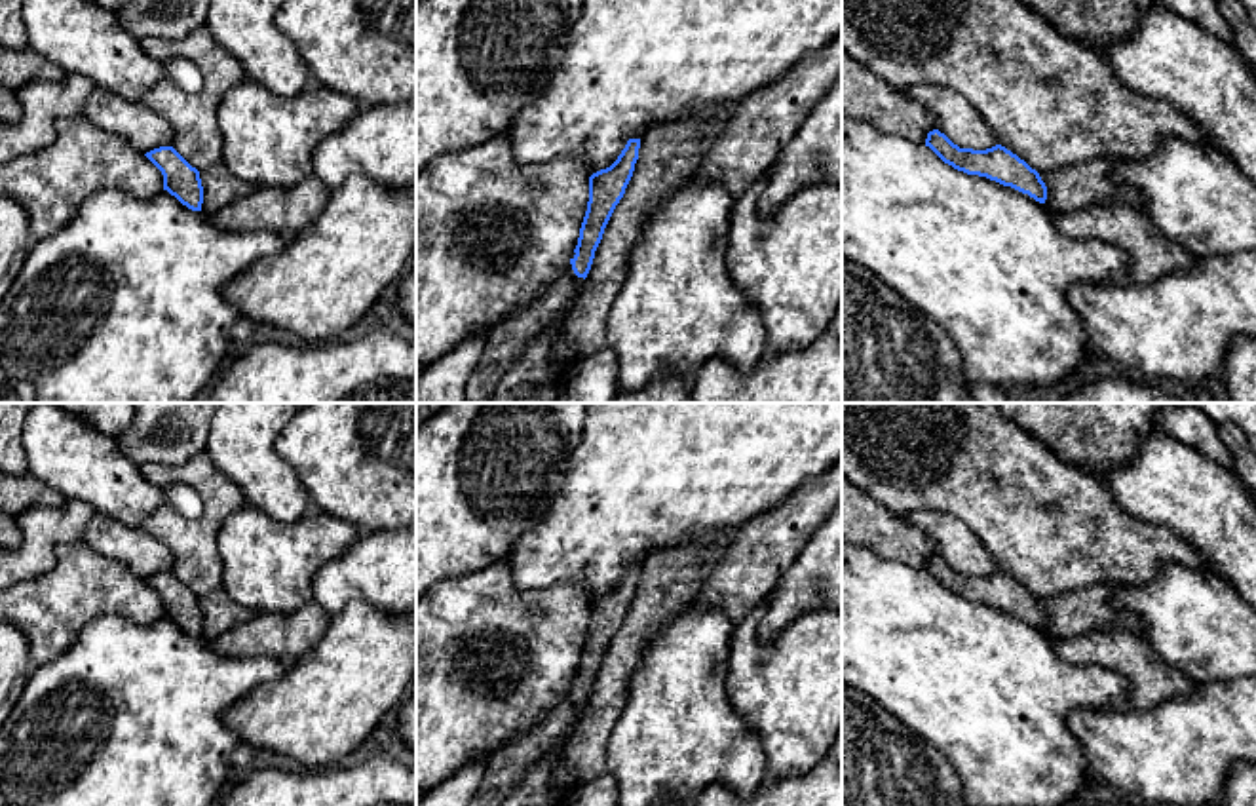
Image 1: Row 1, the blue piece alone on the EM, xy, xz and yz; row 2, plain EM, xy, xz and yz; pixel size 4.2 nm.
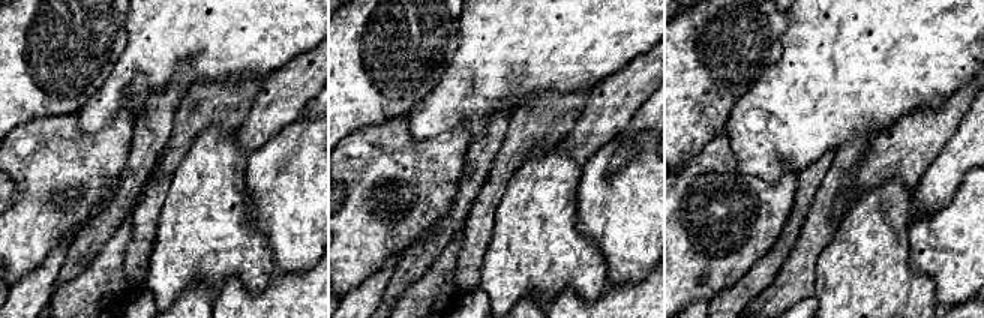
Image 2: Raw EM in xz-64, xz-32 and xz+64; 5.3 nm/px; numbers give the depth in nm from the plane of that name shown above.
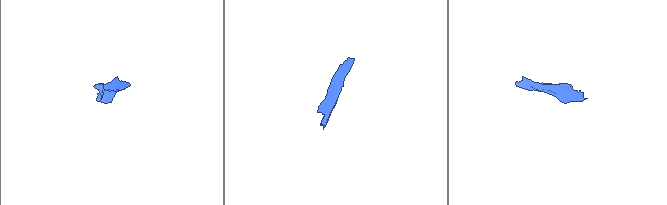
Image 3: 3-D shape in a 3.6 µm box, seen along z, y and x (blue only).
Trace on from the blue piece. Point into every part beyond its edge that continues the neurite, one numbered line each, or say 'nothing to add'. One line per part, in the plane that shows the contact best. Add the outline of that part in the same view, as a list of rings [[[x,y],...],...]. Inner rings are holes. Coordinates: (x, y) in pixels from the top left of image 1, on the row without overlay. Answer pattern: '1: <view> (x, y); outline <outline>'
1: xz (506, 767); outline [[[568,688],[564,698],[540,722],[490,757],[469,806],[500,806],[523,774],[566,736],[583,707]]]

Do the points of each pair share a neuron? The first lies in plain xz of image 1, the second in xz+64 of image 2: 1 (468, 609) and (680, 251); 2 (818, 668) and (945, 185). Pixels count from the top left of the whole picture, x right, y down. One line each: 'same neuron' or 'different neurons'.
1: same neuron
2: different neurons

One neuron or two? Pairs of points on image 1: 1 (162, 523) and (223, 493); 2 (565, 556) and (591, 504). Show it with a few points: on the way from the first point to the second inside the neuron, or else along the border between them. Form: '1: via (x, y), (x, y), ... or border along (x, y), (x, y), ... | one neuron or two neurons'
1: via (179, 525), (198, 525), (213, 510) | one neuron
2: via (576, 542), (591, 527), (591, 518) | one neuron

